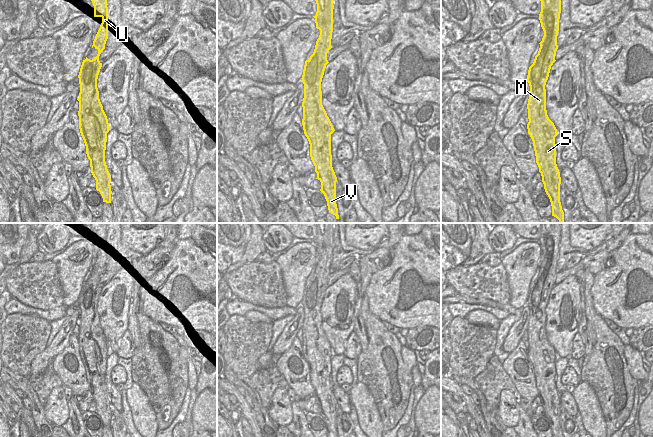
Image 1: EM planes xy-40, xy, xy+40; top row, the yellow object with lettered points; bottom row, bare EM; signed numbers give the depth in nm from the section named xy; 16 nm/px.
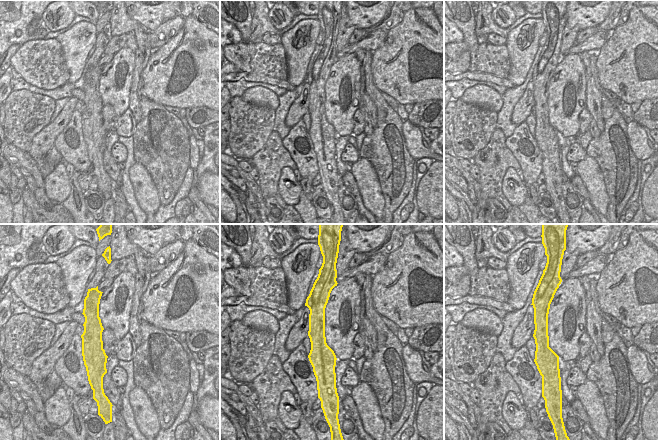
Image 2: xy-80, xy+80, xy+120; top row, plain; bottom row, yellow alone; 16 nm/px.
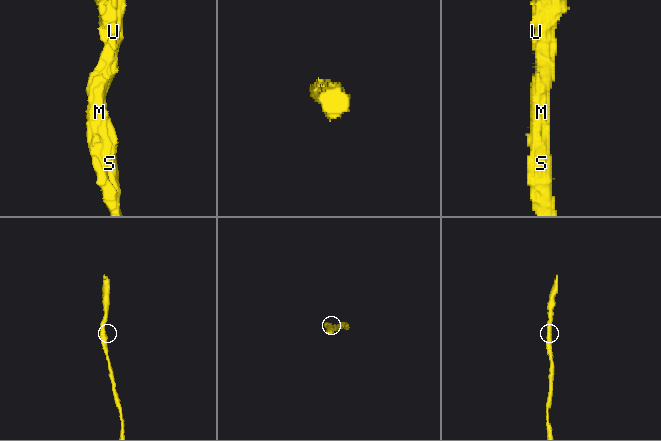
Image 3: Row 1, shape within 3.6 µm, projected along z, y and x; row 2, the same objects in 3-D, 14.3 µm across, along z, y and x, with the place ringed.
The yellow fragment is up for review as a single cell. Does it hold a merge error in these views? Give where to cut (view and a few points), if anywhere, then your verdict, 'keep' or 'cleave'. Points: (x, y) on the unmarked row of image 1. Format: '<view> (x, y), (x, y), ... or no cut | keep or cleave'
no cut | keep

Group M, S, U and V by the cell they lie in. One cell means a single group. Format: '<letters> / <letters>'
M S U V

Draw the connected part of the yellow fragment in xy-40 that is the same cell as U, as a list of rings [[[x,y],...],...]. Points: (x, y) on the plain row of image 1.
[[[91,223],[94,230],[94,241],[101,241],[102,247],[93,265],[92,272],[98,274],[98,278],[92,284],[86,281],[83,284],[80,296],[78,299],[80,308],[79,322],[79,353],[81,360],[86,370],[86,378],[90,384],[91,397],[96,404],[96,414],[100,416],[103,426],[111,427],[111,401],[107,393],[105,386],[105,374],[107,366],[107,357],[109,356],[109,347],[107,340],[103,334],[103,330],[99,323],[99,315],[97,312],[97,303],[102,291],[102,287],[99,285],[101,276],[105,273],[105,268],[108,263],[108,223]]]

